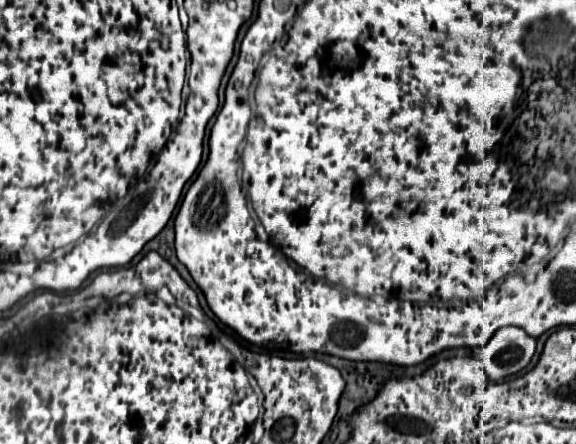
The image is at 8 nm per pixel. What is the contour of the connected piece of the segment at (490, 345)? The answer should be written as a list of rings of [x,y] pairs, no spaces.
[[[499,328],[481,348],[479,360],[491,380],[501,380],[523,370],[533,354],[535,340],[523,328]]]

